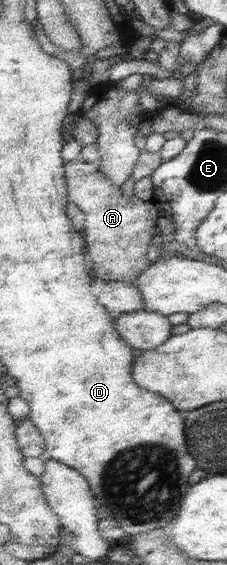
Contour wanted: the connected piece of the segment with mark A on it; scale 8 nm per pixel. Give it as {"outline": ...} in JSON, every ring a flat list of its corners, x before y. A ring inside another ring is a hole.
{"outline":[[81,158,66,161,65,172,69,186,68,200,80,205,88,215,87,226,82,233,87,241,88,259,94,264,92,274,105,281,134,284,153,263,147,254,158,226,158,208,152,200,125,195,123,187,108,179,97,165,84,162]]}

